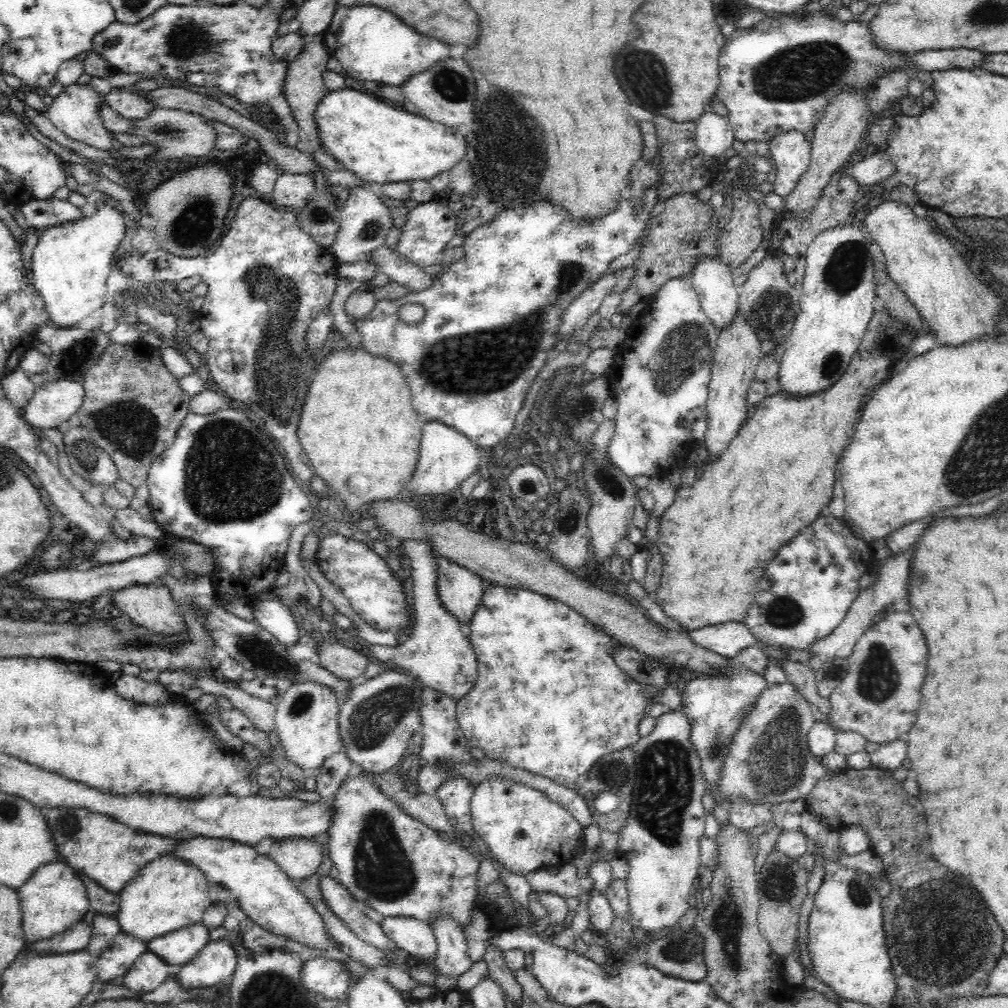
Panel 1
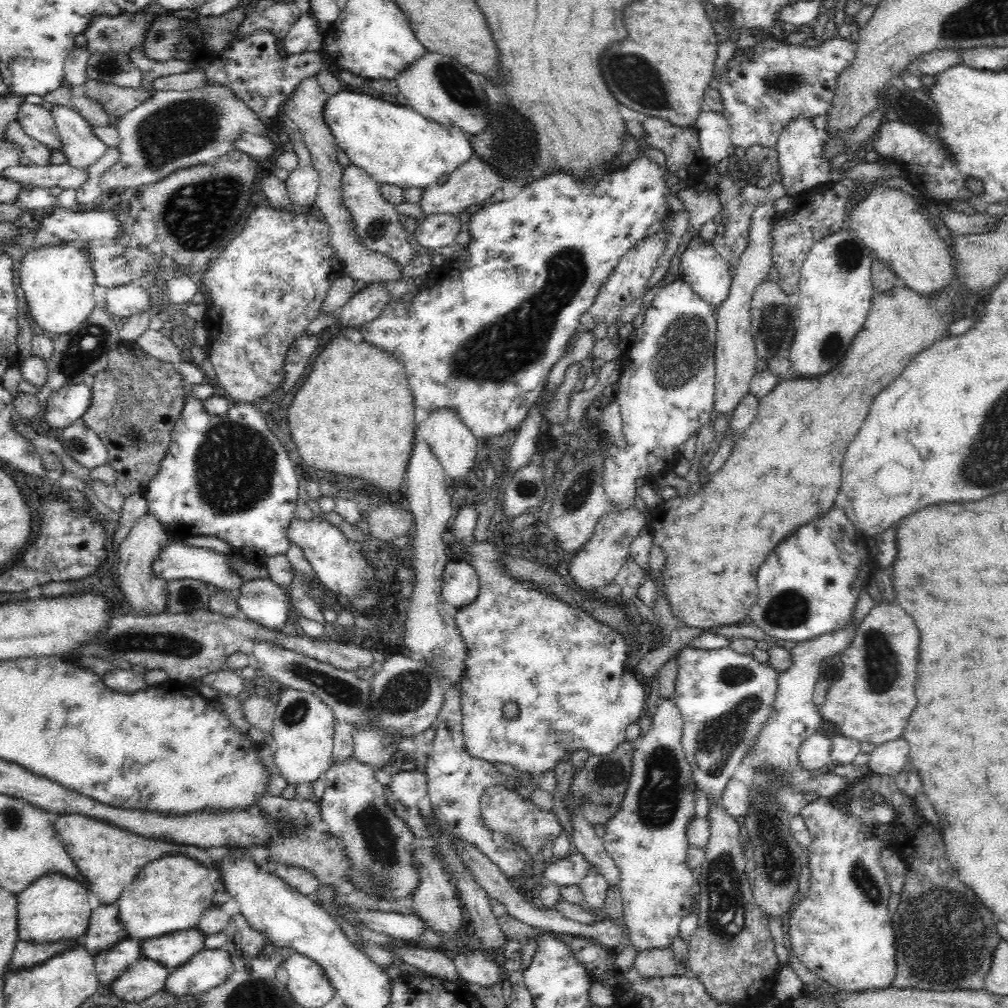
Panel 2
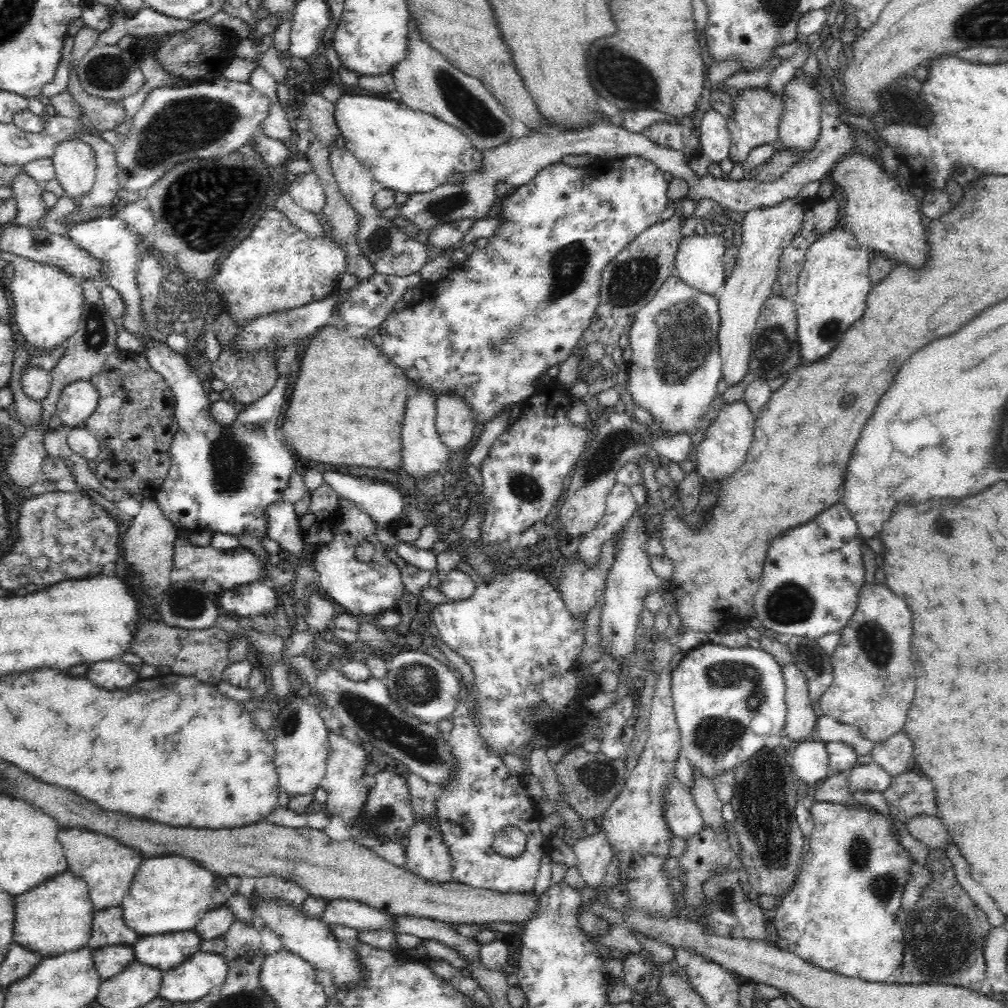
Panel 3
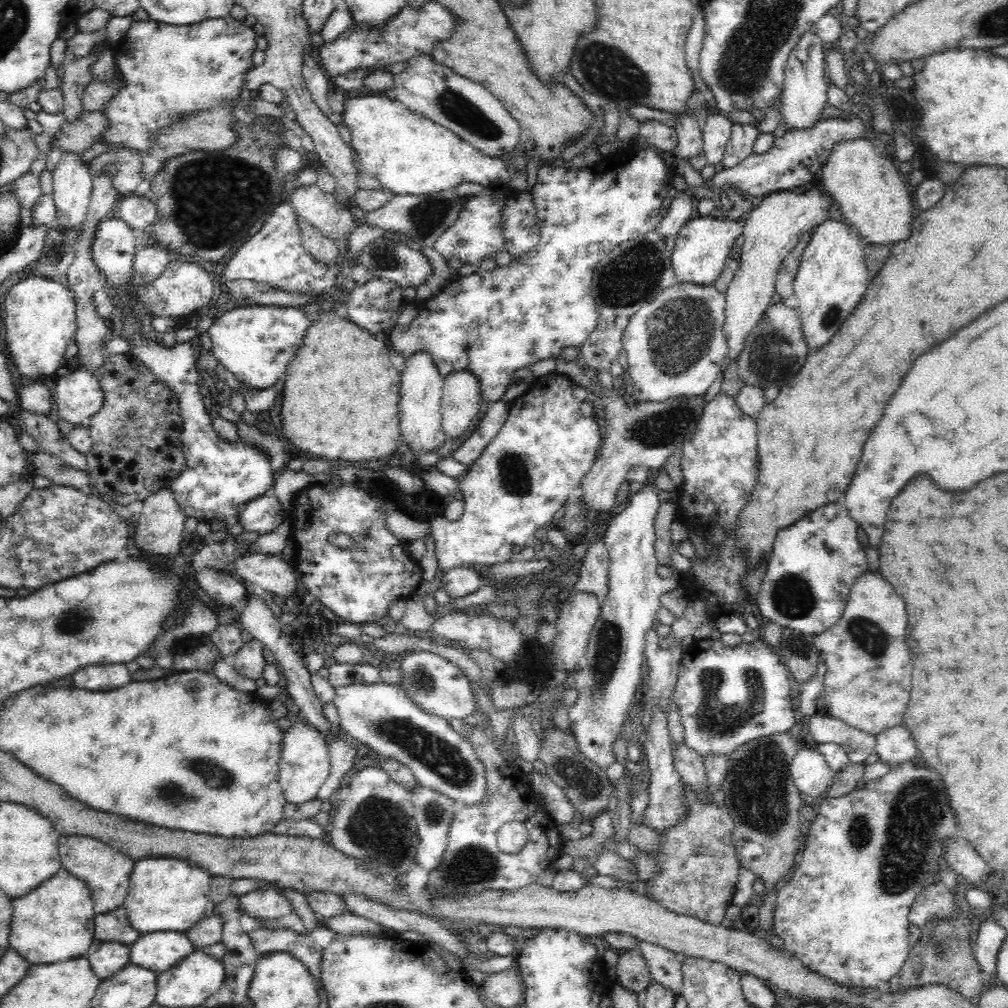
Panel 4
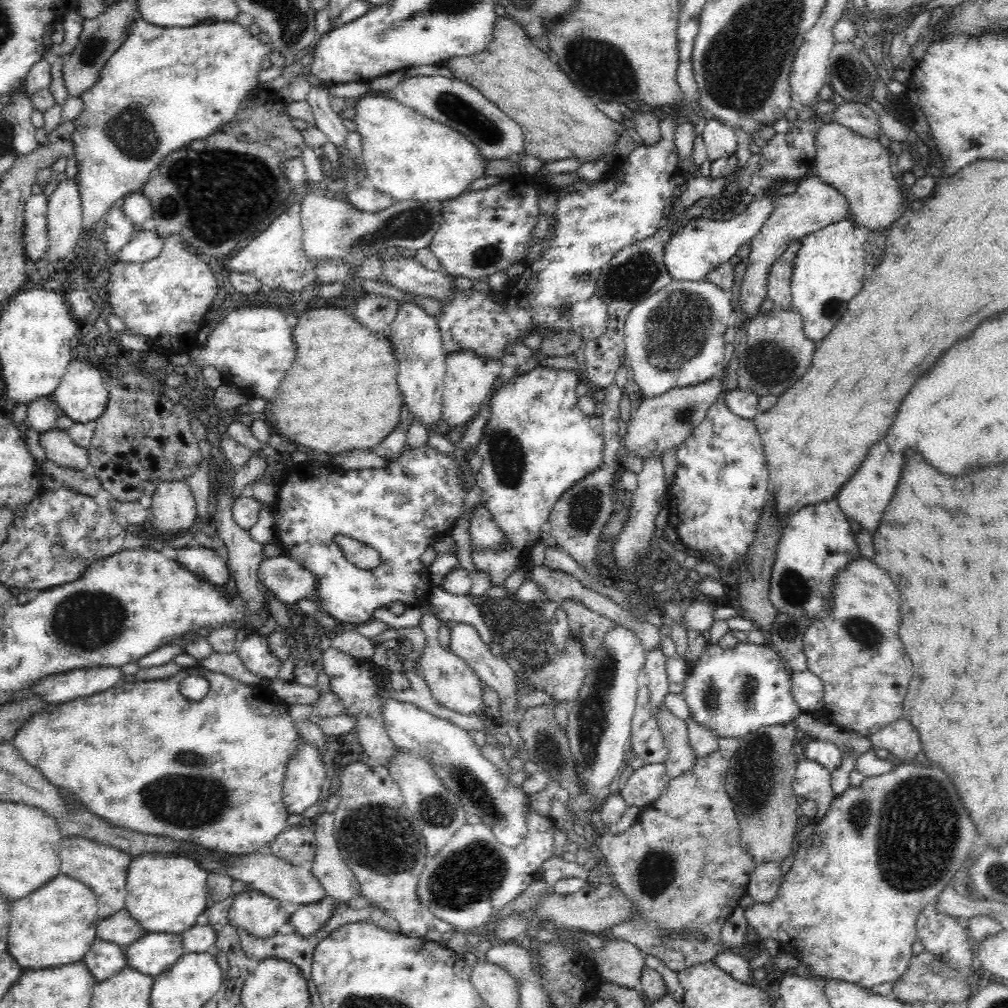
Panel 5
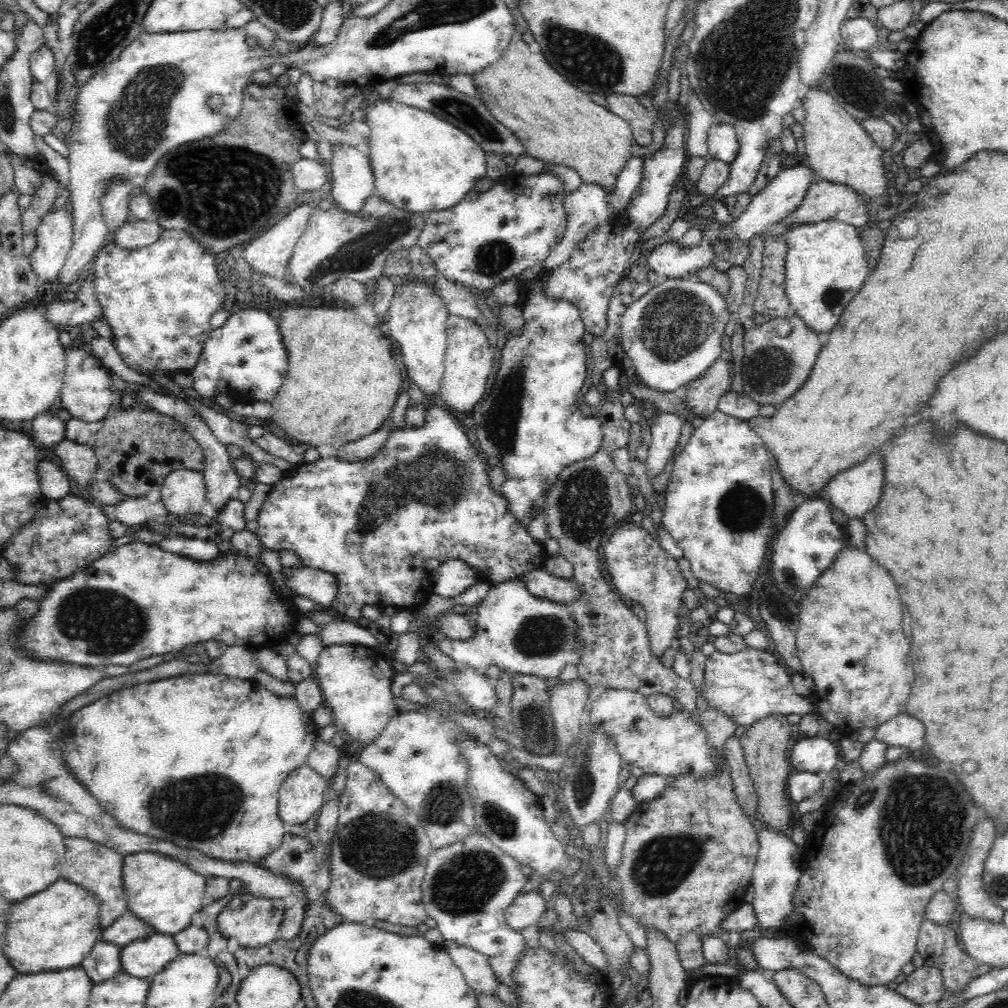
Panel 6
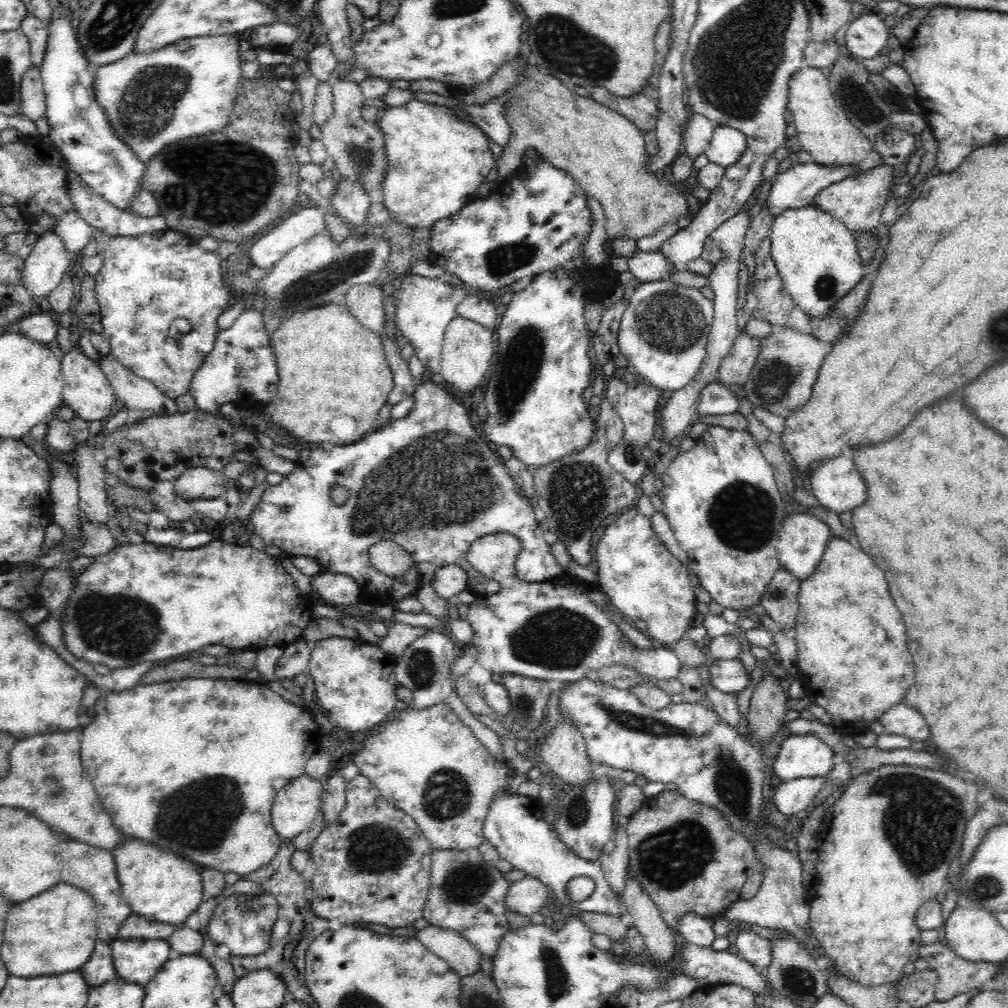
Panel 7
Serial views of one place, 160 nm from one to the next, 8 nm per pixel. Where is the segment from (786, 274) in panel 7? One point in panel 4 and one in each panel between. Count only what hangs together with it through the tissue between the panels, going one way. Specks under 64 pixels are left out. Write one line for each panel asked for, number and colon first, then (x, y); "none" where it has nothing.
4: (832, 275)
5: (828, 270)
6: (825, 265)

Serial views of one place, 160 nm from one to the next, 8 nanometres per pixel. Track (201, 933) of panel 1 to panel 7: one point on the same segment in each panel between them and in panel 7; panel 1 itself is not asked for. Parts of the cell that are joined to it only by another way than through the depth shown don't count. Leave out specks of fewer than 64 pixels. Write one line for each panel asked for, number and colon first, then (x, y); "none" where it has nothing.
2: (174, 950)
3: (164, 952)
4: (159, 952)
5: (153, 954)
6: (144, 959)
7: (137, 961)

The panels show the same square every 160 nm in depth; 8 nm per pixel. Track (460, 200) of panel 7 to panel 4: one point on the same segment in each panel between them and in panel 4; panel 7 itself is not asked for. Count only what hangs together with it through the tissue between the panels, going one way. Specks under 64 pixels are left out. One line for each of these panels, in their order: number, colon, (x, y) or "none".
4: (408, 154)
5: (410, 157)
6: (421, 164)

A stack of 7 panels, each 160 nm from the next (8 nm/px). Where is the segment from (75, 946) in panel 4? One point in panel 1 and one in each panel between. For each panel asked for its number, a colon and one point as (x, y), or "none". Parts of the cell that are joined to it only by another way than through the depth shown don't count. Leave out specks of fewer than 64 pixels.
1: (54, 899)
2: (55, 909)
3: (55, 918)

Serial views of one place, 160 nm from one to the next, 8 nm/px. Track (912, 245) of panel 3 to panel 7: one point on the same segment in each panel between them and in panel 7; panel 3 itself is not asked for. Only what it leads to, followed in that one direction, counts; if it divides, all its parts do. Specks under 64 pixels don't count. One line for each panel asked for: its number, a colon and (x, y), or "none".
4: (873, 196)
5: (858, 167)
6: (837, 147)
7: (823, 130)

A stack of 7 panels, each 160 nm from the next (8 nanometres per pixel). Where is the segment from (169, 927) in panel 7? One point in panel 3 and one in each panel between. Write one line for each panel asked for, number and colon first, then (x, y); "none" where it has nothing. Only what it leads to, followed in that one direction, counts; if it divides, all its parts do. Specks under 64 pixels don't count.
3: (109, 928)
4: (114, 927)
5: (120, 928)
6: (128, 928)

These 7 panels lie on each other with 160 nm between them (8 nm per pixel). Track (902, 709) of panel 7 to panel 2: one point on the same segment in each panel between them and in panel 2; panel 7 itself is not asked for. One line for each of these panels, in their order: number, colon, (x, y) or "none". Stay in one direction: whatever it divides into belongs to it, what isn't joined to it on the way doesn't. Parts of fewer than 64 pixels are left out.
2: (892, 757)
3: (893, 754)
4: (895, 745)
5: (899, 737)
6: (902, 730)

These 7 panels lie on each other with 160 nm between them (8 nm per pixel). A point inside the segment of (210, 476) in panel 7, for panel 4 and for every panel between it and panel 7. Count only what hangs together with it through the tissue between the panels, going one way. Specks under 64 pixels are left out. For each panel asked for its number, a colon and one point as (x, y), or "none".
4: (160, 530)
5: (173, 509)
6: (184, 492)

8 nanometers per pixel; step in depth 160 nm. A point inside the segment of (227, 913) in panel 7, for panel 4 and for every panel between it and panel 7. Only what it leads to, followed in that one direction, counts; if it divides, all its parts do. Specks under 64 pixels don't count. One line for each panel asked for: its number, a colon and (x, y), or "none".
4: (268, 905)
5: (257, 914)
6: (252, 920)

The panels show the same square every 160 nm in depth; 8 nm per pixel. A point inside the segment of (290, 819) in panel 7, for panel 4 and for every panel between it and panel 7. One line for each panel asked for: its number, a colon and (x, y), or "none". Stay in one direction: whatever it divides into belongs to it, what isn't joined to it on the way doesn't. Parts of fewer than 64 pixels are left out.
4: (304, 765)
5: (303, 783)
6: (302, 795)

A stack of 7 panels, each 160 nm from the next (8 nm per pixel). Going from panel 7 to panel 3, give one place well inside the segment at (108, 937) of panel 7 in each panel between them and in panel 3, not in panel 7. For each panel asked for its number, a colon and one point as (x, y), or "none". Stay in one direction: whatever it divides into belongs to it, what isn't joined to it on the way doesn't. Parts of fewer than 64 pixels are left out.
3: (108, 867)
4: (106, 871)
5: (102, 868)
6: (91, 865)

